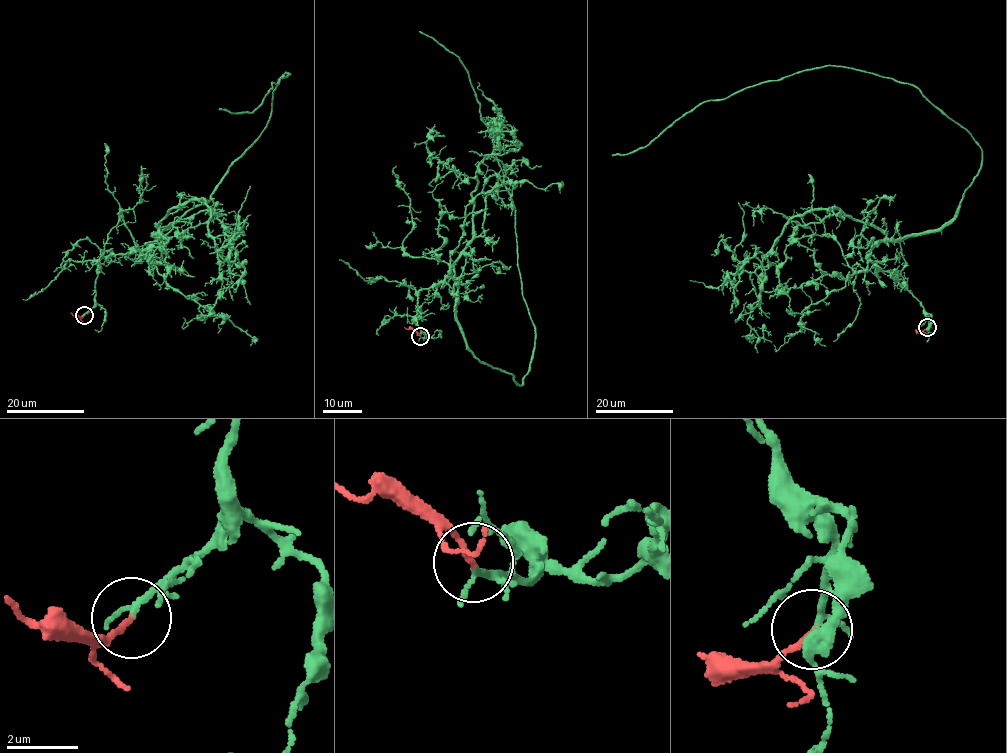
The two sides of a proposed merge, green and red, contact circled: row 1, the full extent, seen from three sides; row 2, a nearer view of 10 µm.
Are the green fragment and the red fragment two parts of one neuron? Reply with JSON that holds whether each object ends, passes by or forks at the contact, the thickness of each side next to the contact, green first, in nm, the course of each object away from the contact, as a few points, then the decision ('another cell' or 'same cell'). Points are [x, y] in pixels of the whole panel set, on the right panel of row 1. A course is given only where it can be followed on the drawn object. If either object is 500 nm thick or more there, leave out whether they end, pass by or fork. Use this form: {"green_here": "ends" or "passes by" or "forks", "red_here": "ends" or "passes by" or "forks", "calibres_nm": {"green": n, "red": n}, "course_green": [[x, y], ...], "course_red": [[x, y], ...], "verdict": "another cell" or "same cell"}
{"green_here": "passes by", "red_here": "ends", "calibres_nm": {"green": 120, "red": 160}, "course_green": [[927, 327], [871, 250], [952, 218], [982, 152], [915, 86], [797, 72], [611, 154]], "course_red": [[927, 327], [918, 332], [914, 330]], "verdict": "same cell"}

